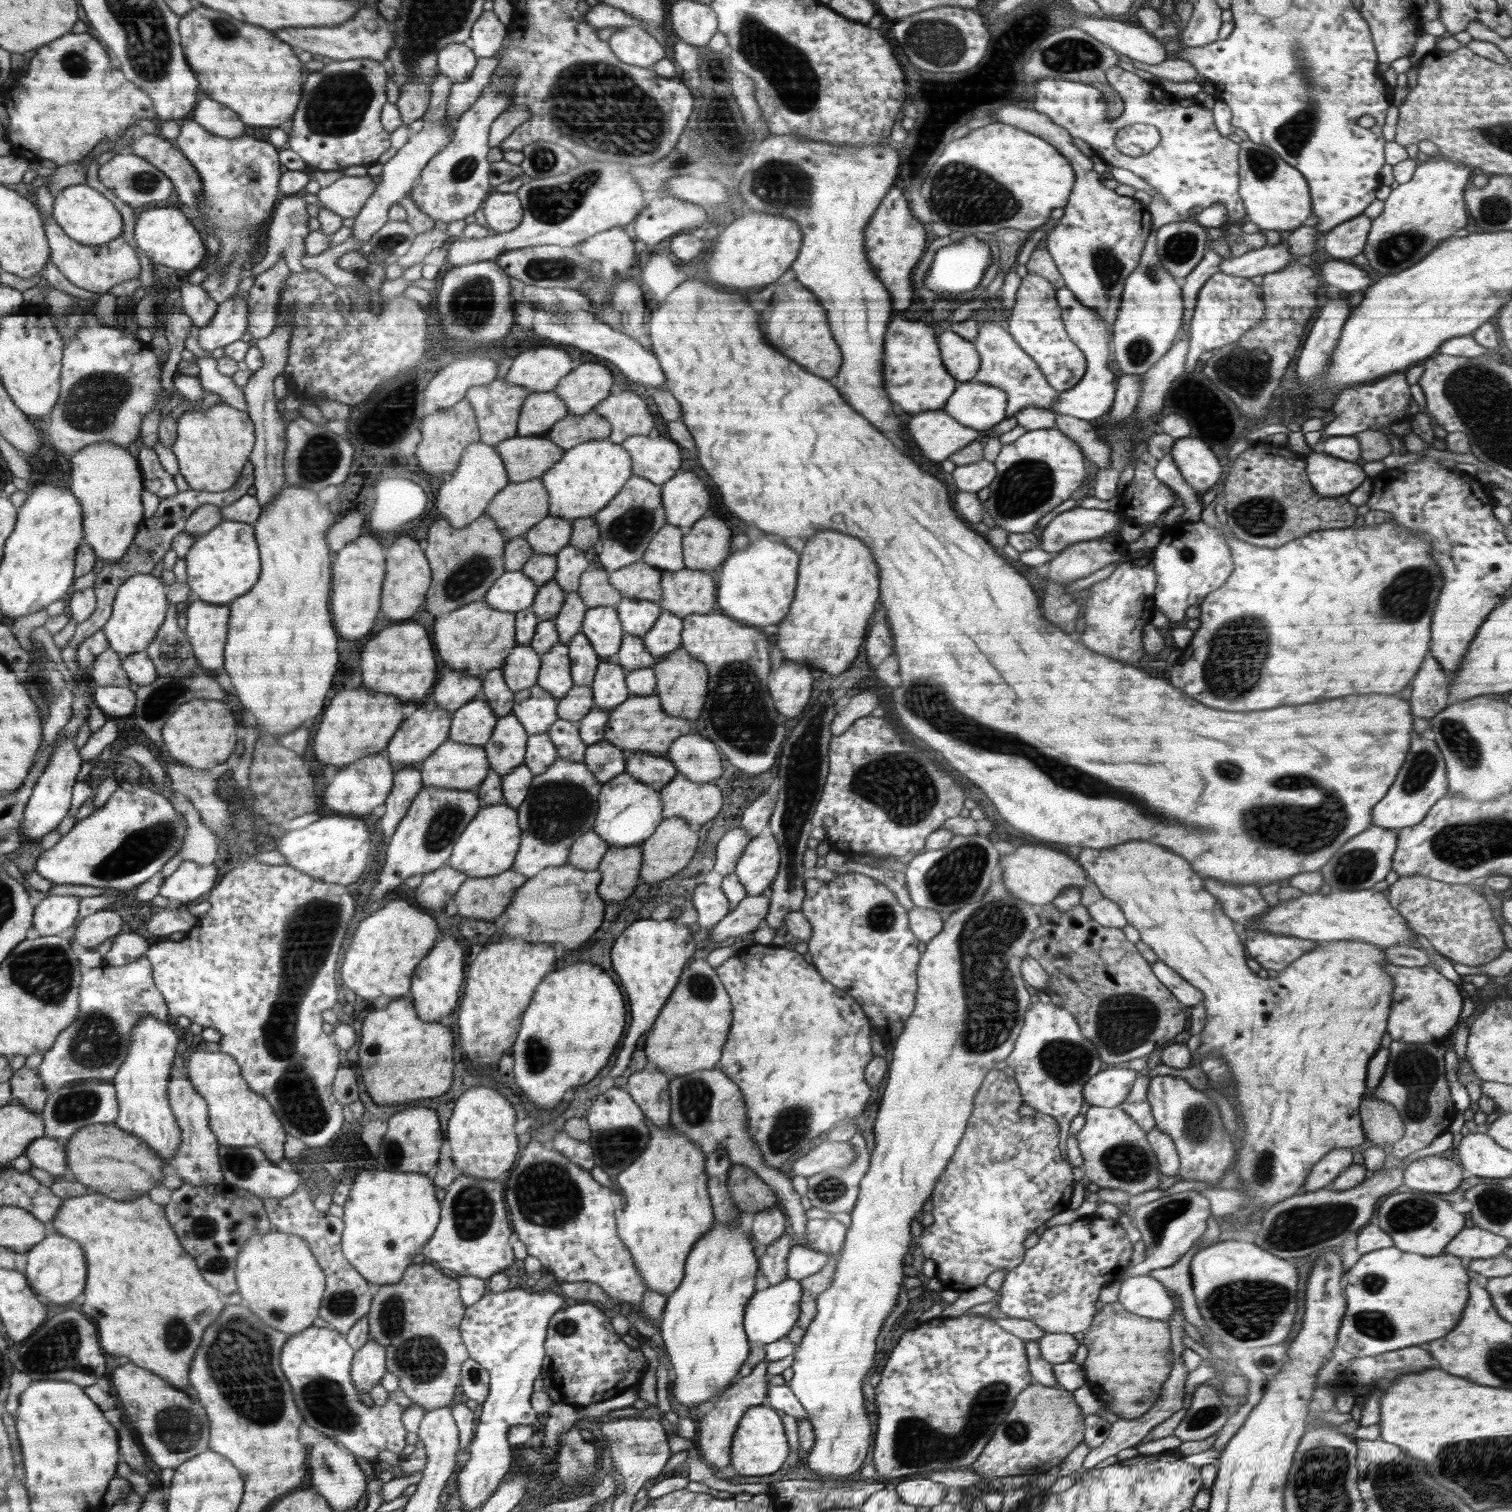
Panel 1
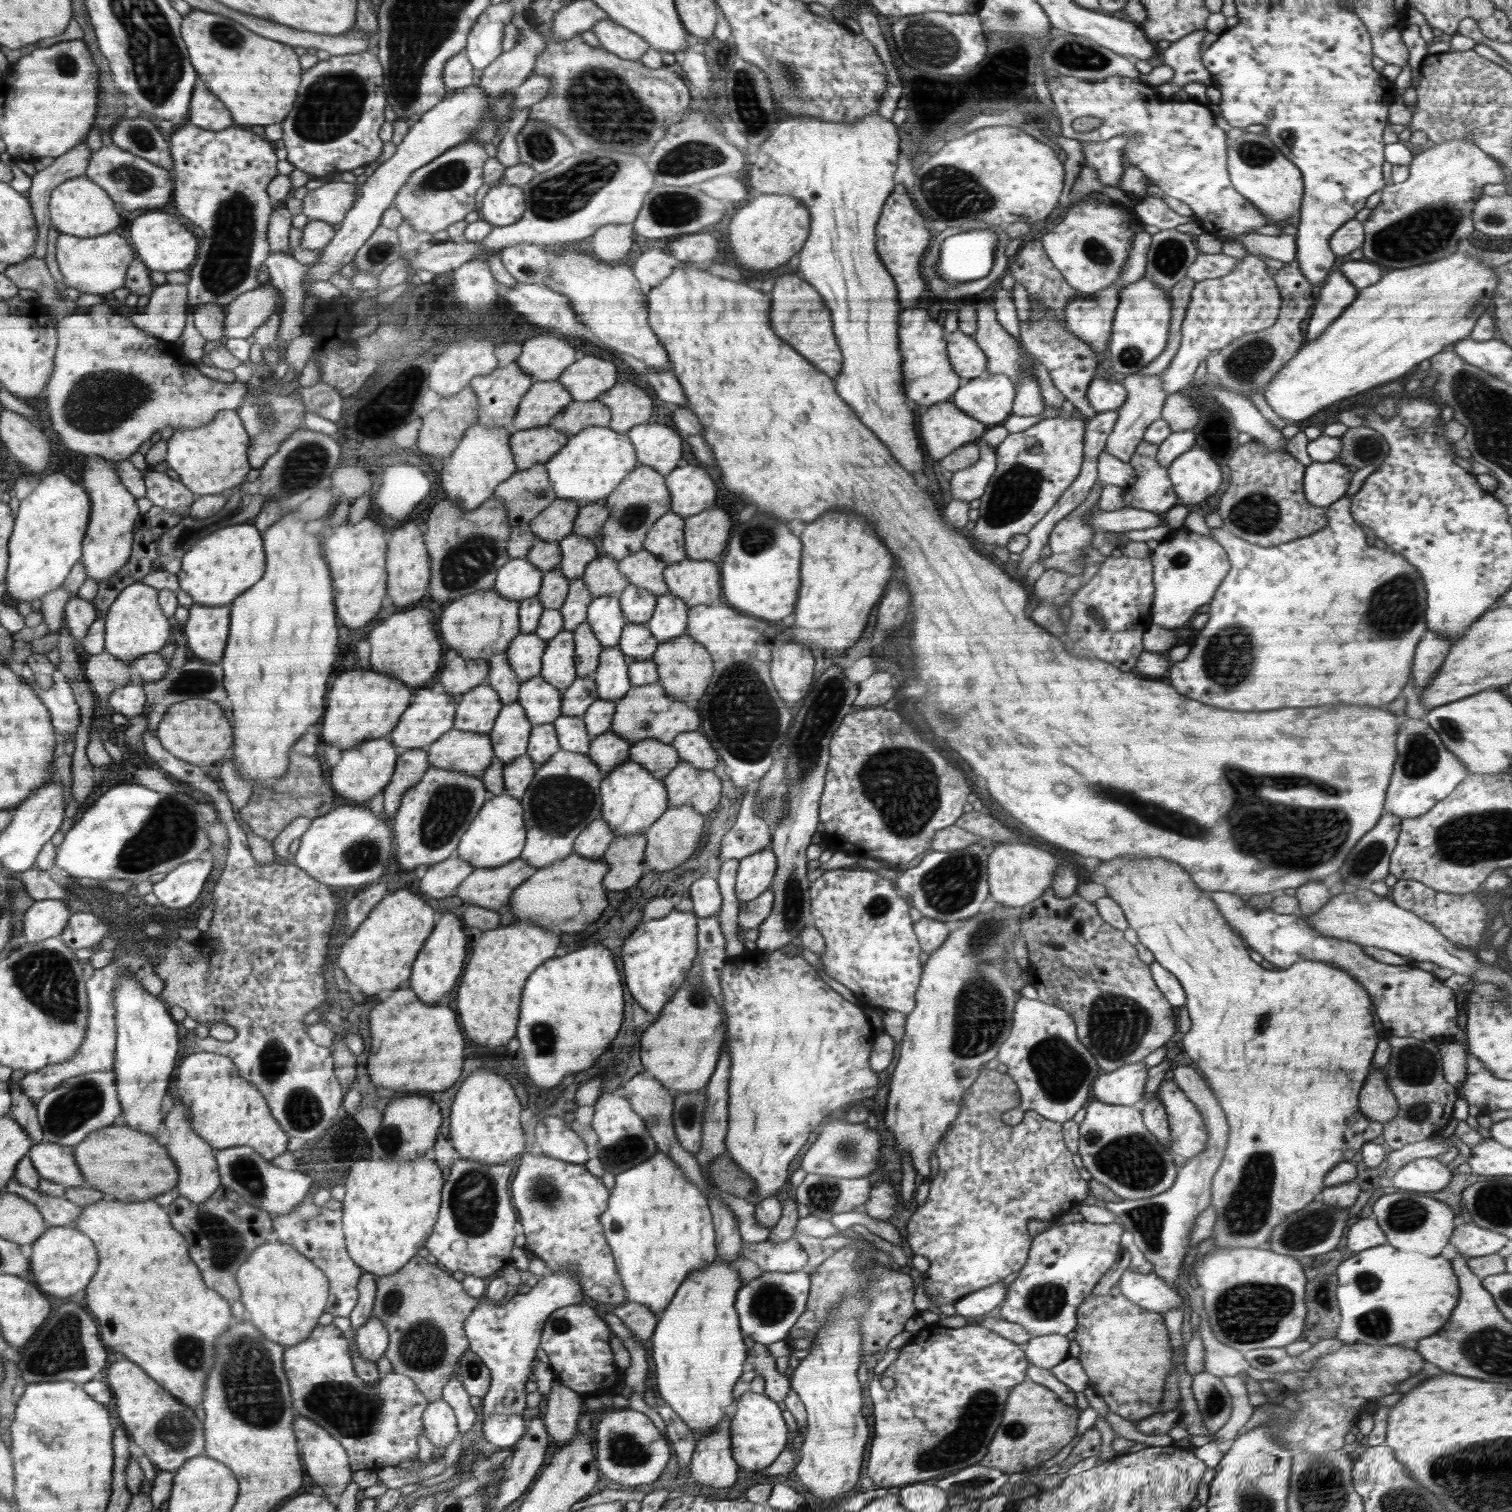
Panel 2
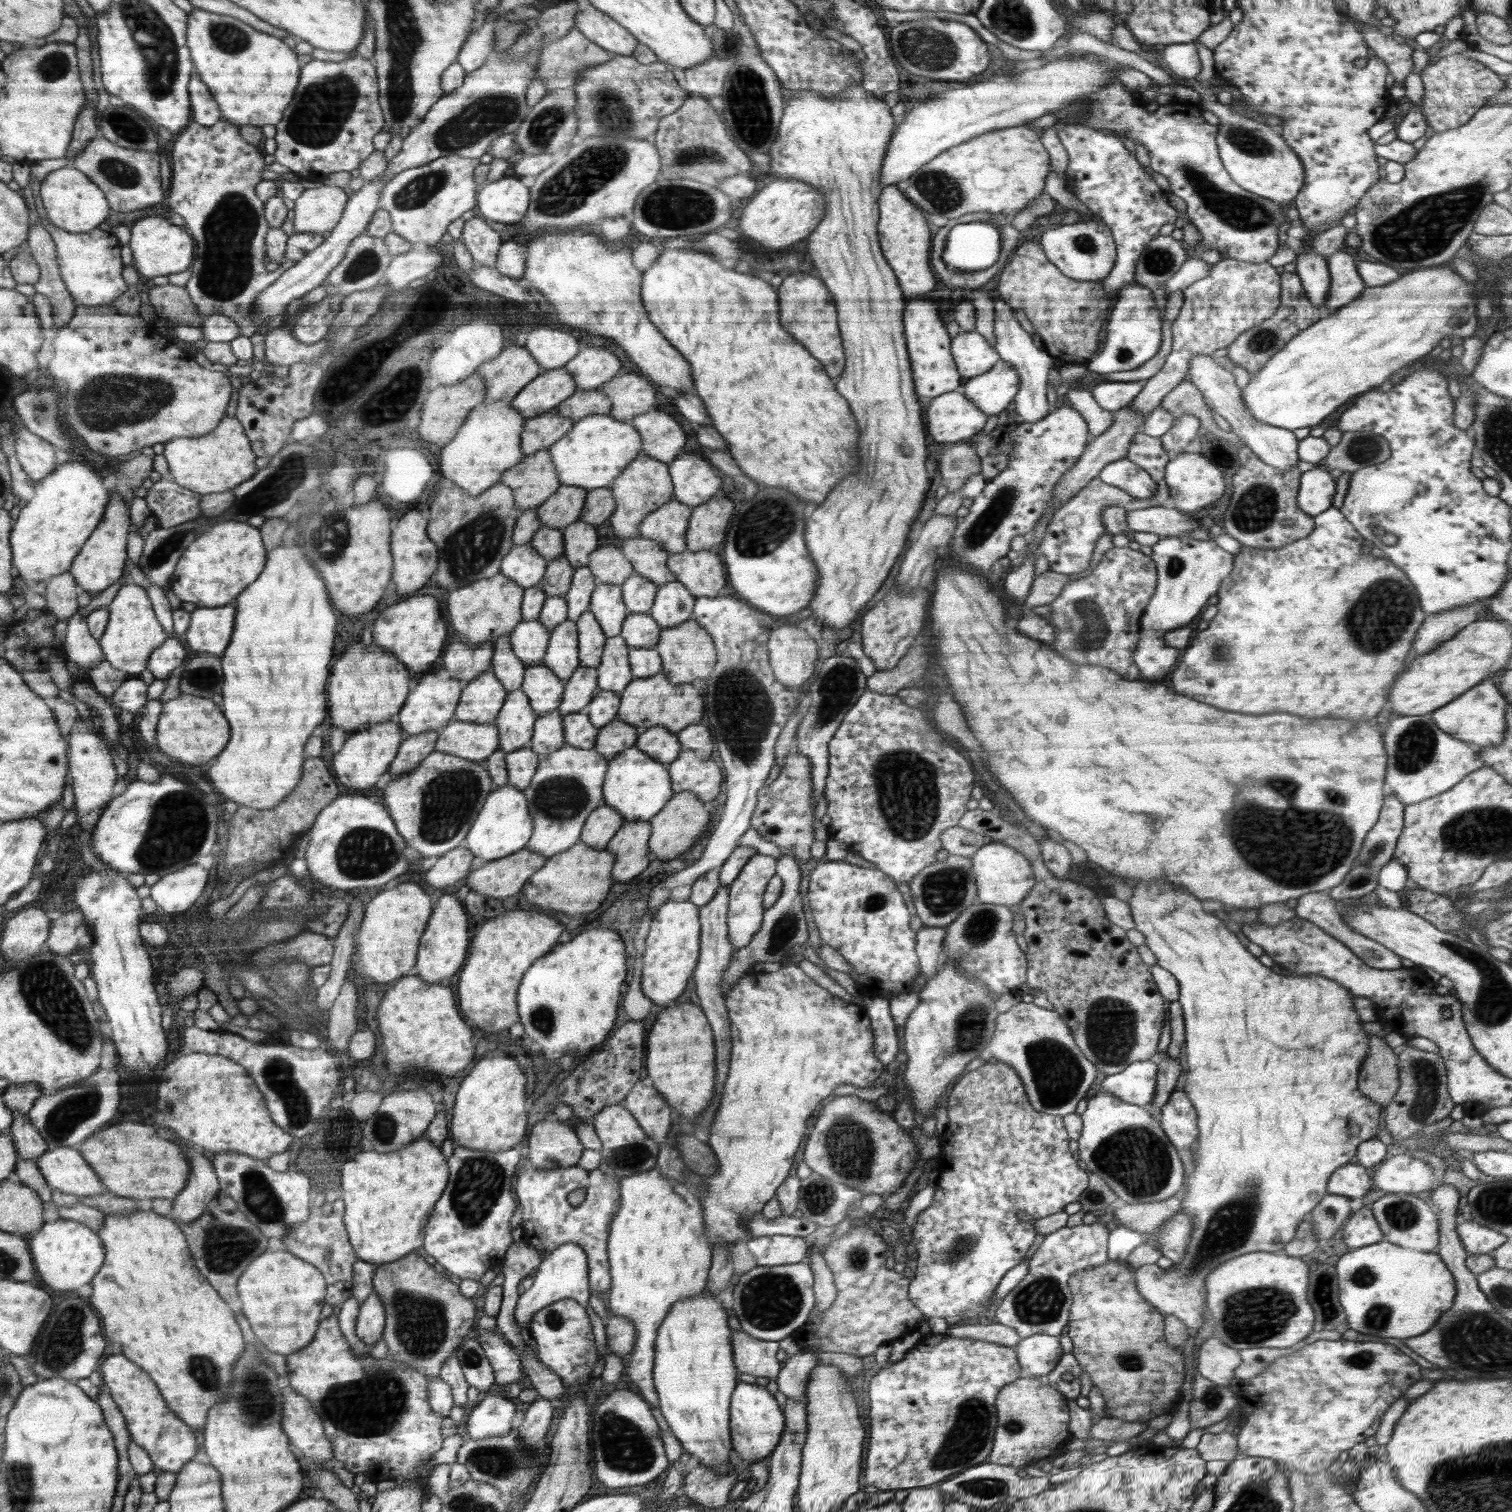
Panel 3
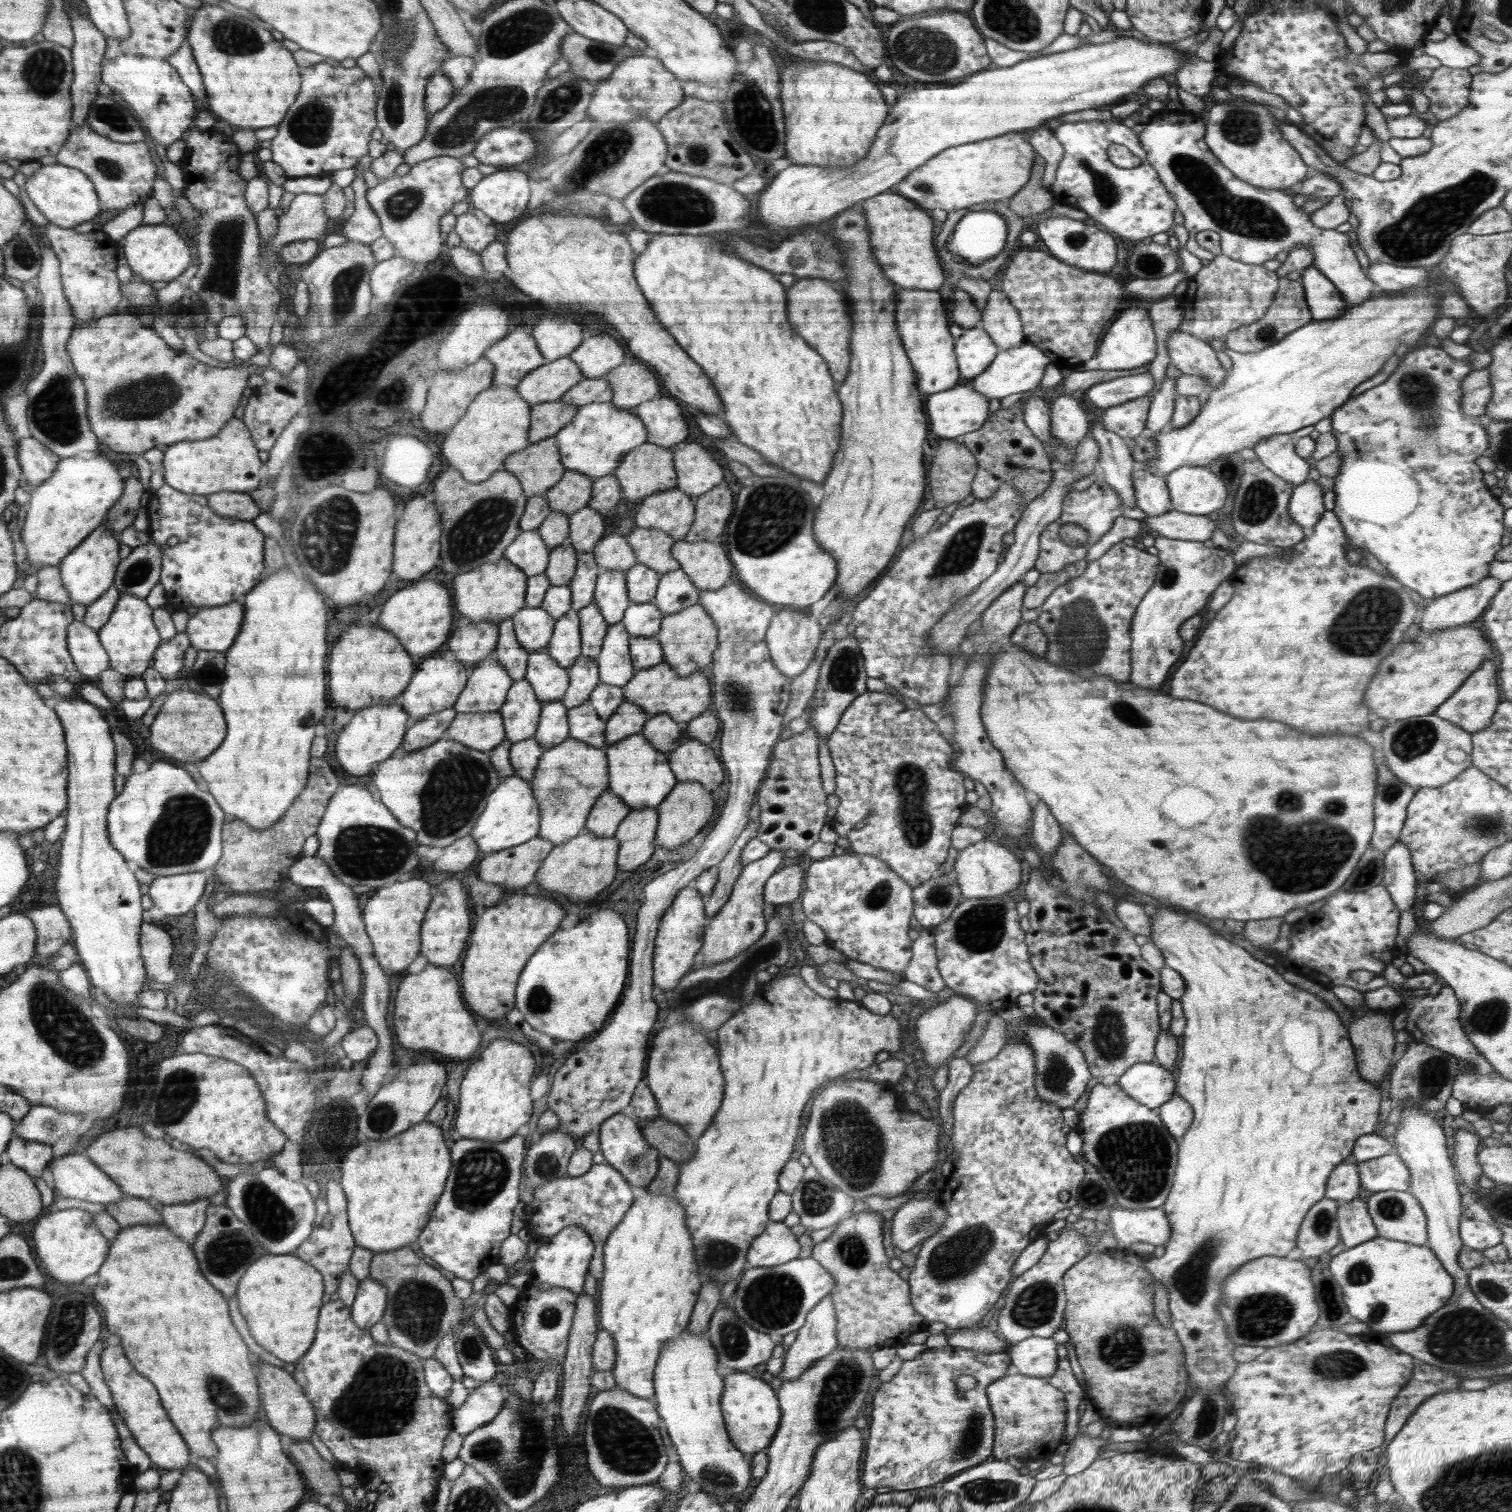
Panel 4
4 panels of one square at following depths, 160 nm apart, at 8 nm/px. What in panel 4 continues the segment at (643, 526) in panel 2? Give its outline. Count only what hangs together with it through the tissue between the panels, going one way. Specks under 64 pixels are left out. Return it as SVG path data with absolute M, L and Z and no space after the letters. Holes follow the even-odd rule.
M645 443L633 448L631 452L619 464L614 471L614 477L618 479L622 491L622 500L628 508L639 506L647 496L655 492L670 490L678 484L678 474L674 463L674 448L660 447L651 443Z

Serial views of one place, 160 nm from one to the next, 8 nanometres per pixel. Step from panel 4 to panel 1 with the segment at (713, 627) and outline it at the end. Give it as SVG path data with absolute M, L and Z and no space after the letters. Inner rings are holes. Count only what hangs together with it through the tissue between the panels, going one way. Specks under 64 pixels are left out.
M682 646L653 664L652 670L656 677L655 694L659 696L667 714L688 720L696 720L700 716L706 703L706 686L710 686L710 674L706 674L706 667L707 664L696 660Z

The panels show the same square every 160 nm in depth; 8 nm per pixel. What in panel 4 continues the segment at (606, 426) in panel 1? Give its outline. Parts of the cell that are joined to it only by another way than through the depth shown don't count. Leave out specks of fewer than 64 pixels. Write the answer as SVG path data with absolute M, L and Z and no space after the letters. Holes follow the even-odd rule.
M605 377L585 378L575 384L561 400L564 404L584 407L591 403L608 403L614 398L611 384Z

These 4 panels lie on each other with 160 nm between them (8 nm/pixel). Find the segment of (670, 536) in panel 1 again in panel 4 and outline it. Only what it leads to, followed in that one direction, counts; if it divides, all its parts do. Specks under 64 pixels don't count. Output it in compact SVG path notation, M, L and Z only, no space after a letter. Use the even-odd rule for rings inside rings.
M674 487L647 496L638 506L633 522L640 528L663 530L674 541L684 541L694 520L694 498Z

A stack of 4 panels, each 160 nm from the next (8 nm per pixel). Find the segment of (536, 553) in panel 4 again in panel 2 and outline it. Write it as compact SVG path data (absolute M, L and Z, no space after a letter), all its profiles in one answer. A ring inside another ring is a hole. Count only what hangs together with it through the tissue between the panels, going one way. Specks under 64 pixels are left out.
M527 557L510 558L499 571L494 589L504 598L522 602L539 594L543 572Z

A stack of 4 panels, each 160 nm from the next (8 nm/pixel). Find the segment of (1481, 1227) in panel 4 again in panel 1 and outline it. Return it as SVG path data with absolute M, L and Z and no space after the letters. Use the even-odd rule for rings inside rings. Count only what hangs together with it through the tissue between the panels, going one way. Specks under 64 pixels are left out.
M1476 1225L1464 1227L1443 1250L1443 1254L1462 1258L1484 1259L1502 1254L1510 1241L1504 1236L1484 1230Z

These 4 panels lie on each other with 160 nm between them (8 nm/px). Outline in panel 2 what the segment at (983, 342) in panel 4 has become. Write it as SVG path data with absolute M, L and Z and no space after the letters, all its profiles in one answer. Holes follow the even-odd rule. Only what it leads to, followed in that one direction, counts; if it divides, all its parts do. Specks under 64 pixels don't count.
M960 331L947 333L947 355L953 371L959 376L959 386L984 375L987 356L975 339Z

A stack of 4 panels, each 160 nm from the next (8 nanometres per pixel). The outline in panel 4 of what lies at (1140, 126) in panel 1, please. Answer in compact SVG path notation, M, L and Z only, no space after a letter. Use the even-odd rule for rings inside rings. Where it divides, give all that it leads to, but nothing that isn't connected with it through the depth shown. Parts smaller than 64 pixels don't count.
M1116 119L1110 121L1065 122L1053 133L1064 149L1062 160L1051 184L1053 198L1059 204L1076 207L1085 218L1092 216L1116 238L1137 244L1148 236L1165 233L1173 226L1176 205L1159 180L1155 168L1147 161L1140 145L1138 129L1131 129ZM1110 144L1123 144L1140 158L1141 164L1130 168L1115 166L1106 154Z

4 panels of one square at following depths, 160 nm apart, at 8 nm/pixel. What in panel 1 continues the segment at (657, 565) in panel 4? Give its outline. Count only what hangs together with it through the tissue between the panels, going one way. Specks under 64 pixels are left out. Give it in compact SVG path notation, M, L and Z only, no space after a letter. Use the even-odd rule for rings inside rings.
M643 559L611 572L610 583L626 598L659 603L663 596L662 571Z

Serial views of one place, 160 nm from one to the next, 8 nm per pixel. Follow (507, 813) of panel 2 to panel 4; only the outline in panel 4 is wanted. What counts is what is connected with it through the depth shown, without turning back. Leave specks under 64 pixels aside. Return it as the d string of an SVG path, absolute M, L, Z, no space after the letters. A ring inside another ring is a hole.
M512 775L504 778L491 792L487 806L479 816L471 837L476 841L481 856L504 851L506 848L516 847L534 839L539 834L541 818L530 781Z

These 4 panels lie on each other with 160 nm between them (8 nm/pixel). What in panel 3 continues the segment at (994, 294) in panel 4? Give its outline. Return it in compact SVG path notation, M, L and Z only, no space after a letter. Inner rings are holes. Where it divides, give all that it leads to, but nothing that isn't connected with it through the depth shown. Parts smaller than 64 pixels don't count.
M997 298L994 301L994 334L996 337L994 348L1000 355L1000 359L1009 362L1020 377L1019 389L1012 402L1012 409L1018 414L1022 422L1034 424L1034 422L1044 419L1050 413L1046 387L1049 382L1049 373L1051 372L1051 368L1053 368L1053 364L1055 364L1056 357L1034 345L1032 333L1028 326L1023 322L1016 310L1004 302L1004 299Z

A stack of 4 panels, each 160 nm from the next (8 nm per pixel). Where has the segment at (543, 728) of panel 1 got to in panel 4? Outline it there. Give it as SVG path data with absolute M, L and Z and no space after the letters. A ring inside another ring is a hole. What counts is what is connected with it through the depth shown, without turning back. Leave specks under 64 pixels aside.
M546 647L529 653L525 679L530 681L532 689L535 690L536 696L543 705L553 700L560 700L570 686L568 669L562 668L553 659Z

